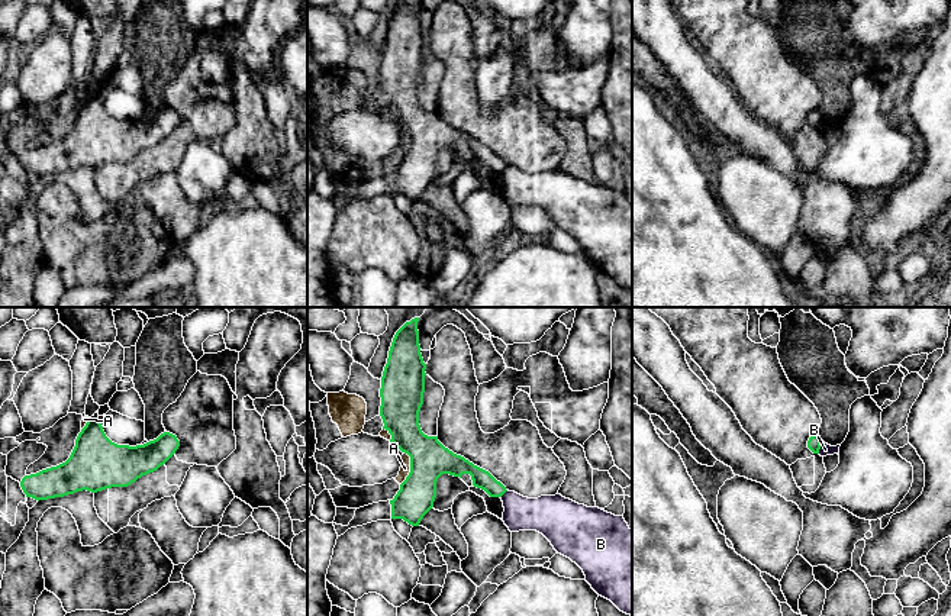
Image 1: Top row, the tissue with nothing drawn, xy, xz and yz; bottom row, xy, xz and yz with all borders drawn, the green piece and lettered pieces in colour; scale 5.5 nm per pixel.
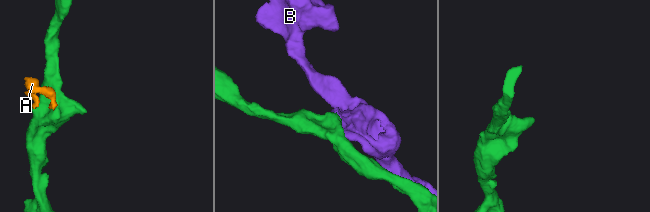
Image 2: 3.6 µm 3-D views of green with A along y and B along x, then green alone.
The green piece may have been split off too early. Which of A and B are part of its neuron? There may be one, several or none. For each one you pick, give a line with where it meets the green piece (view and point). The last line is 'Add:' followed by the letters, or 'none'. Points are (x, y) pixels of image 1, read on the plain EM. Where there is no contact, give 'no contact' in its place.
Add: none

